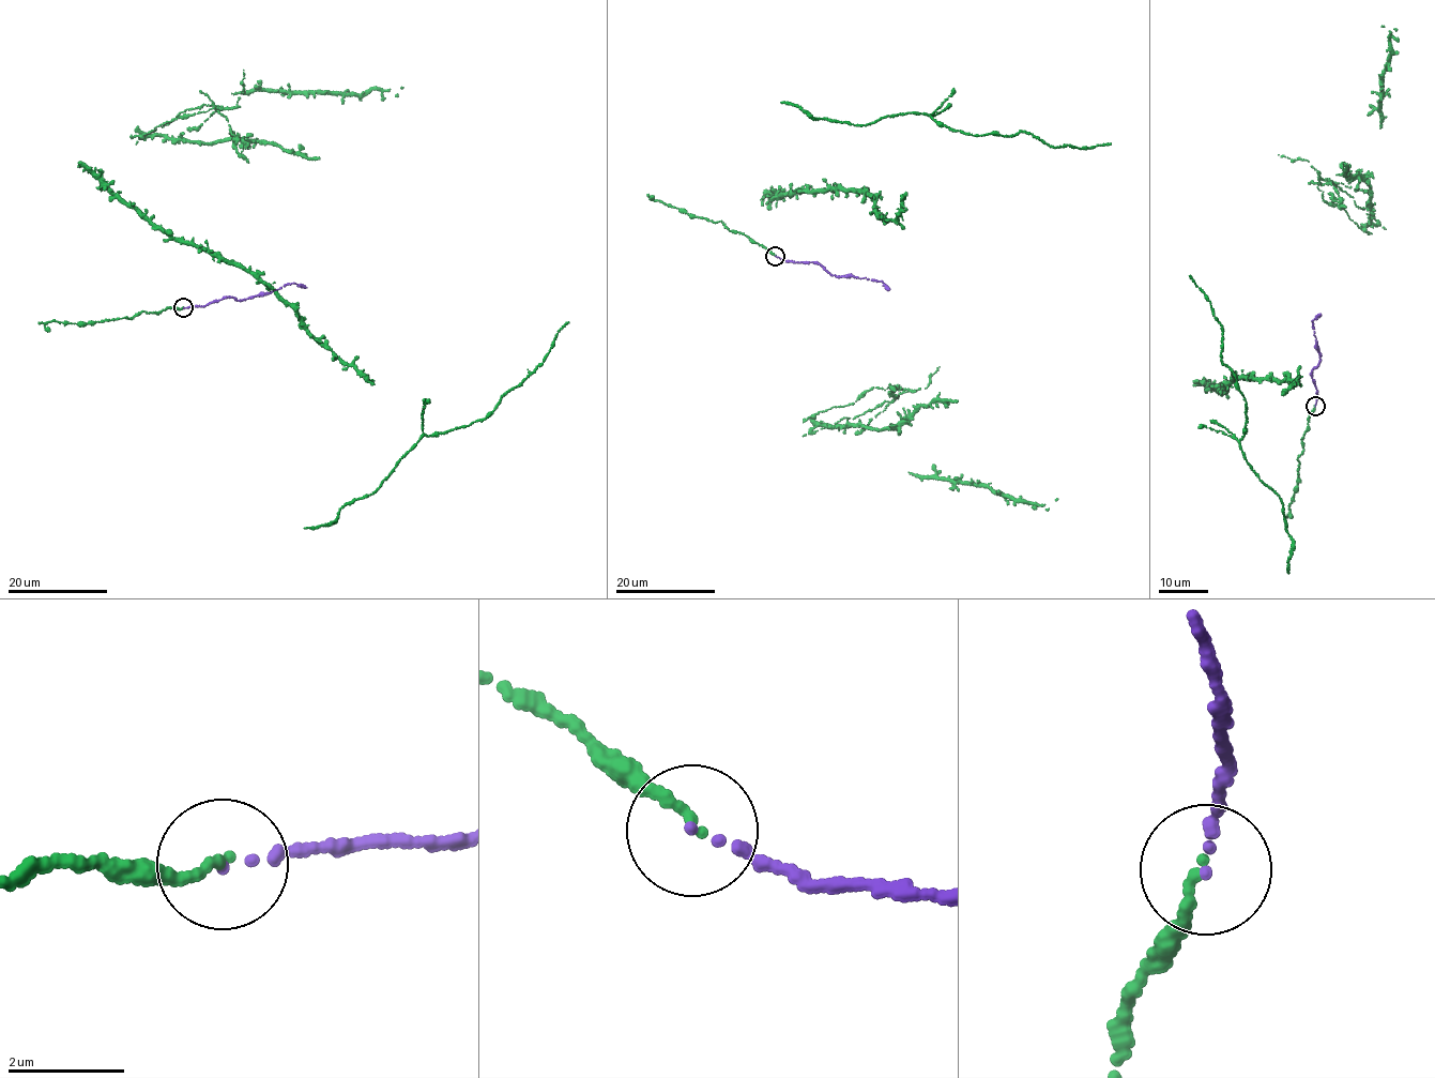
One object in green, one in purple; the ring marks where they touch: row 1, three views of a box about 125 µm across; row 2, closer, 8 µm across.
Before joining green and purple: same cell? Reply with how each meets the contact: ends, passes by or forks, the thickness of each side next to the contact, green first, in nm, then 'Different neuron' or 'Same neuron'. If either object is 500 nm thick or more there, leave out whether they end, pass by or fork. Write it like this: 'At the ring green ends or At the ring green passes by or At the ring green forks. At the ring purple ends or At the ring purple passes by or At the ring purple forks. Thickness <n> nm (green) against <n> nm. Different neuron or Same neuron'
At the ring green ends. At the ring purple ends. Thickness 200 nm (green) against 140 nm. Same neuron

